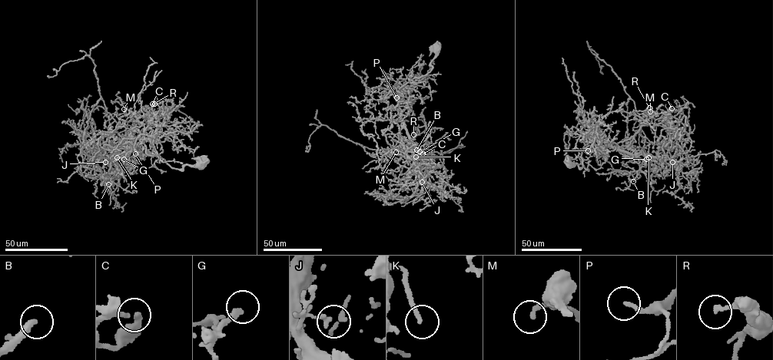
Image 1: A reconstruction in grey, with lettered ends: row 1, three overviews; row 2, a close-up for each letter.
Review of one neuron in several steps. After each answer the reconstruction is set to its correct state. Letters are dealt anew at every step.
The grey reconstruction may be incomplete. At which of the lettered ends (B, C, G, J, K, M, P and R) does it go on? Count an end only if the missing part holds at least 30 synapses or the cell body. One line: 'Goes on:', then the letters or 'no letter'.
Goes on: B, G, P

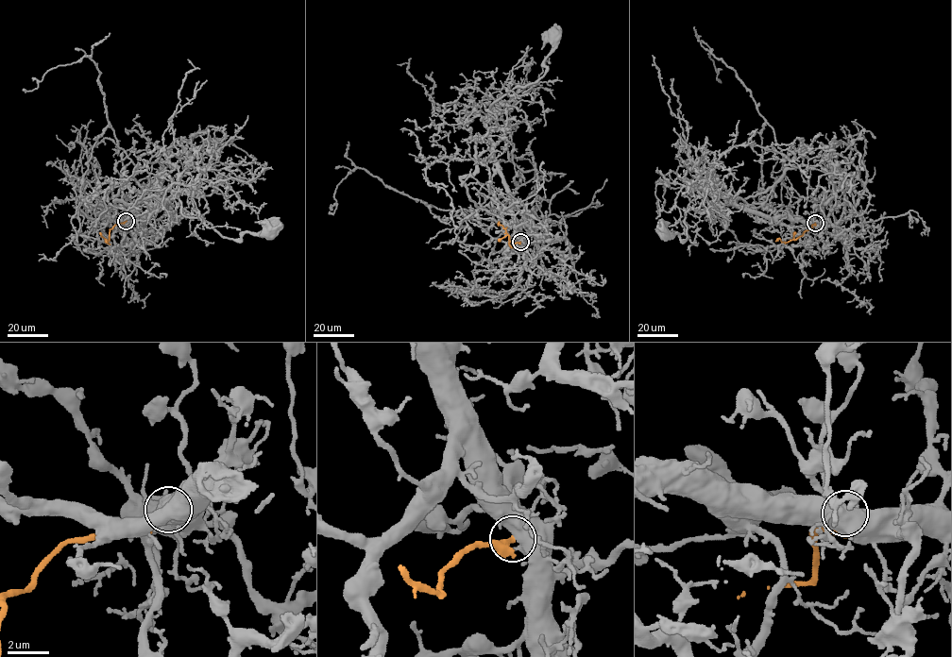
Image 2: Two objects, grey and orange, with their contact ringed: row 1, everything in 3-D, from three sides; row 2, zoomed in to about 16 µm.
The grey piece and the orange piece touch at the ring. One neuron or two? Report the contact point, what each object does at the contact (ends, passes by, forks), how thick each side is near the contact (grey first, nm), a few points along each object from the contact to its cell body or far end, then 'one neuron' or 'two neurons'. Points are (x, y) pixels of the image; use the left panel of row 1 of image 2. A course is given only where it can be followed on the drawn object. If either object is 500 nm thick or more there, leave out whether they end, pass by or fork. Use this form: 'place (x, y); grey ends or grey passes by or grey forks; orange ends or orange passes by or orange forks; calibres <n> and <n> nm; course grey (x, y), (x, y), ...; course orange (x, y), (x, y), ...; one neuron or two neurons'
place (126, 221); calibres 550 and 280 nm; course grey (126, 221), (147, 215), (175, 194), (181, 214), (202, 219), (223, 236), (238, 239), (246, 232), (269, 231); course orange (126, 221), (110, 228), (106, 243); two neurons

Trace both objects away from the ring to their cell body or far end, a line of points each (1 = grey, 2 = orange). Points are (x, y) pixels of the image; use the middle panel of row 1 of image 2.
1: (520, 242), (505, 183), (494, 157), (487, 114), (493, 103), (542, 76), (554, 38)
2: (520, 242), (511, 246), (505, 230), (499, 222)

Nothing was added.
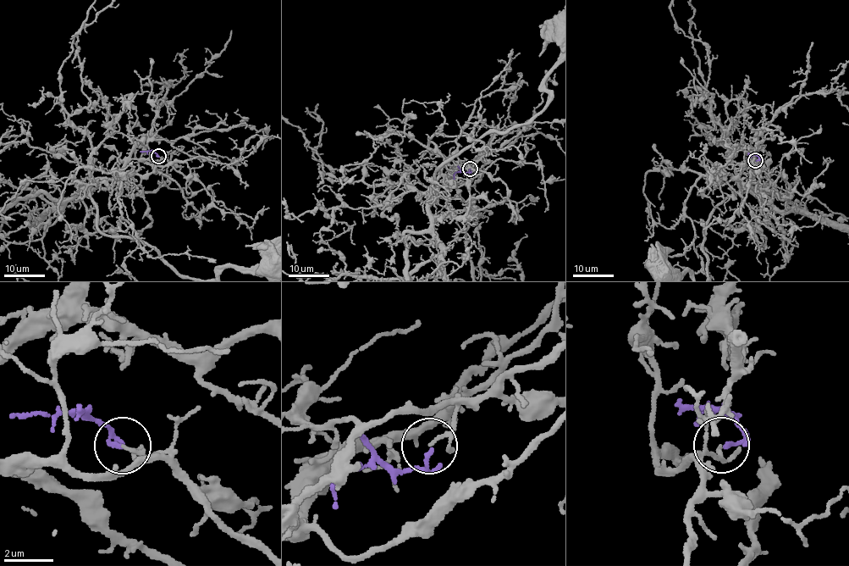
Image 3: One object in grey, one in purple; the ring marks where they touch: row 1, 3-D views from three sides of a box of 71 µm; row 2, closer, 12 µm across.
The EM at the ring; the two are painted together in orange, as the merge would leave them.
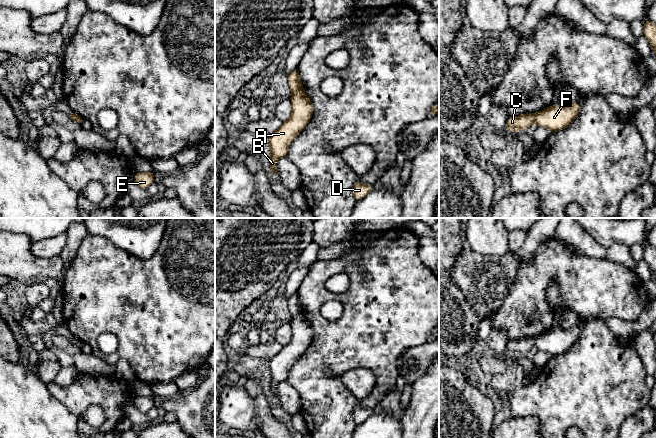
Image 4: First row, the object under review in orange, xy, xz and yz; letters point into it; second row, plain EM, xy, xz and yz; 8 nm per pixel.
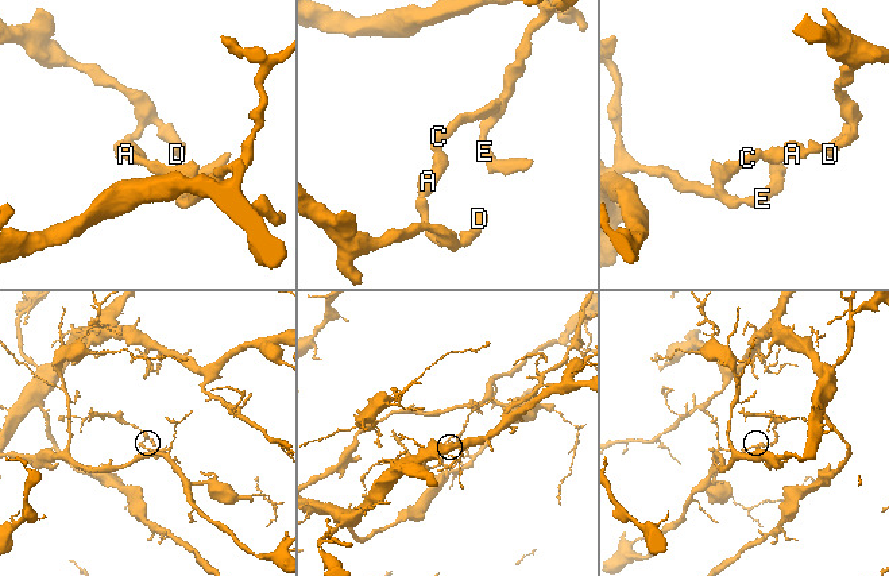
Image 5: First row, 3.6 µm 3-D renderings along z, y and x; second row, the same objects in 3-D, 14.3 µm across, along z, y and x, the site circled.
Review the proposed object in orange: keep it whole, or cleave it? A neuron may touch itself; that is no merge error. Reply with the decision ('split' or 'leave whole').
split

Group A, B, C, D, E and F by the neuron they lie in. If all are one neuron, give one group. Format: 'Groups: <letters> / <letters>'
Groups: A B D F / C E

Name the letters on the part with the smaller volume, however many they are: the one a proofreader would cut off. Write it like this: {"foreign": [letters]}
{"foreign": ["A", "B", "D", "F"]}

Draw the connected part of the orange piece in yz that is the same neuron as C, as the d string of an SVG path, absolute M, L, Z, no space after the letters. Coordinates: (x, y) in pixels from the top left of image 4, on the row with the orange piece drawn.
M533 113L510 117L506 122L506 131L520 132L529 128L533 122L535 122Z

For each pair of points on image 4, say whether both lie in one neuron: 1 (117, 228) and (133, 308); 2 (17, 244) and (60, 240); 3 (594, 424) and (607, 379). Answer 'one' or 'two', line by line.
1: two
2: two
3: one

